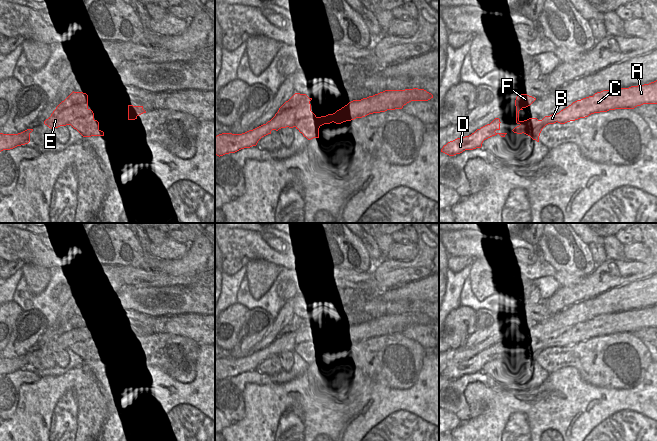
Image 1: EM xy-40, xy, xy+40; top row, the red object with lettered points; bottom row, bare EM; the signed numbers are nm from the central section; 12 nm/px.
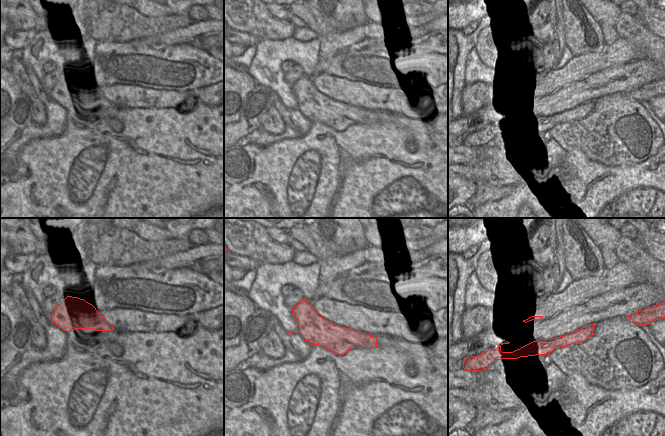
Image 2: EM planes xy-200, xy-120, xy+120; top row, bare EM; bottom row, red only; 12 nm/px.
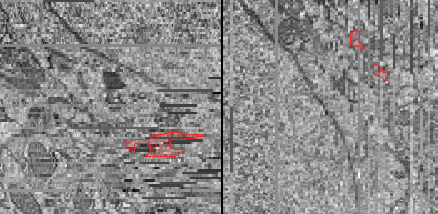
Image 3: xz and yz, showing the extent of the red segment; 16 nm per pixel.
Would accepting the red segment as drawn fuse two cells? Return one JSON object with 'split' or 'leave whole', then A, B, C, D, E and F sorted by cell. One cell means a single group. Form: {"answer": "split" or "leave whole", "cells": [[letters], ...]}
{"answer": "split", "cells": [["A", "B", "C", "D"], ["E", "F"]]}

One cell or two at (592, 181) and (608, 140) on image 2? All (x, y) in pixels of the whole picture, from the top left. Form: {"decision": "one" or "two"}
{"decision": "two"}

